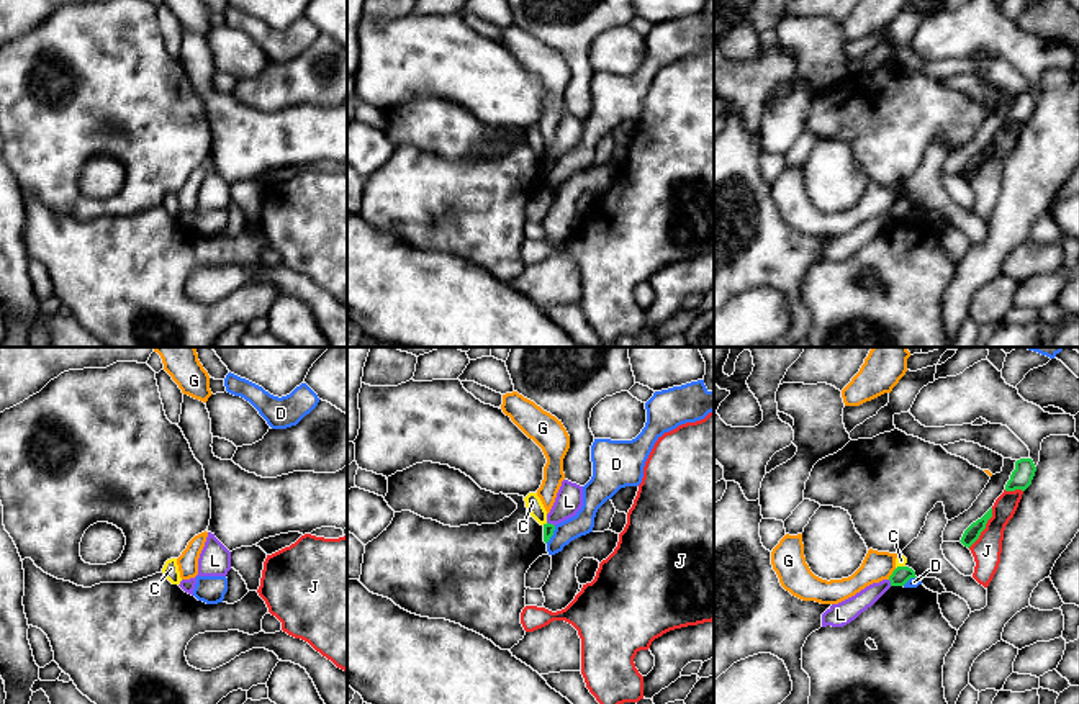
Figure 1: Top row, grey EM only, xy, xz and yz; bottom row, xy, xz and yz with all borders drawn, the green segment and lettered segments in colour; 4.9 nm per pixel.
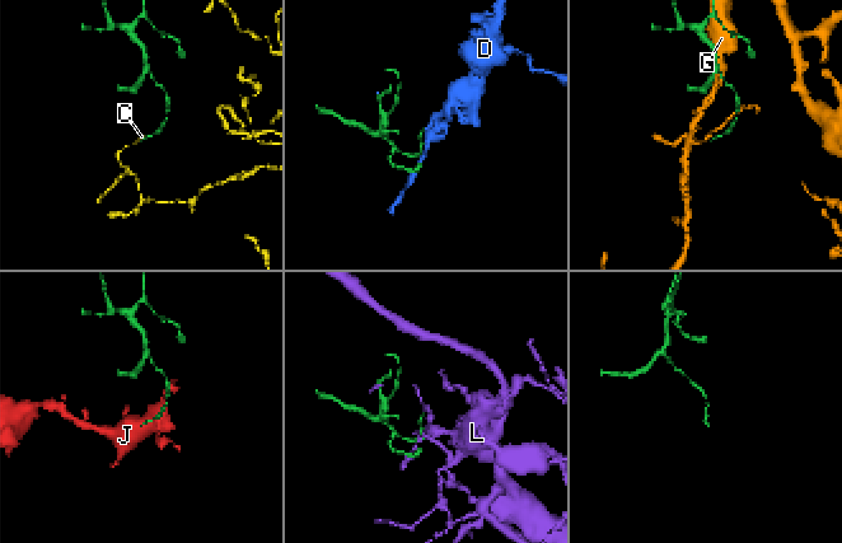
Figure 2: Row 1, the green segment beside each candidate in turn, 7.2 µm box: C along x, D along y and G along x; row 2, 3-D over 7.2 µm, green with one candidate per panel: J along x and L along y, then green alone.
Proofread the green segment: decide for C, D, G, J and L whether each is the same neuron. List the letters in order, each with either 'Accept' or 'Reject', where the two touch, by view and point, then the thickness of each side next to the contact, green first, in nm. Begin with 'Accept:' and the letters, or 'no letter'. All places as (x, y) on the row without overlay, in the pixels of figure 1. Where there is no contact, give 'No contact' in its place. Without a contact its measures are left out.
Accept: no letter
C: Reject. Touches green at xz (544, 157). Thickness 50 nm (green) against 80 nm
D: Reject. Touches green at xz (552, 167). Thickness 50 nm (green) against 110 nm
G: Reject. Touches green at yz (893, 207). Thickness 90 nm (green) against 140 nm
J: Reject. Touches green at yz (984, 161). Thickness 80 nm (green) against 140 nm
L: Reject. Touches green at xz (550, 157). Thickness 50 nm (green) against 140 nm

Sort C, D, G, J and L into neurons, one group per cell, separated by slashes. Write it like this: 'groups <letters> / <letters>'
groups C / D / G / J / L

